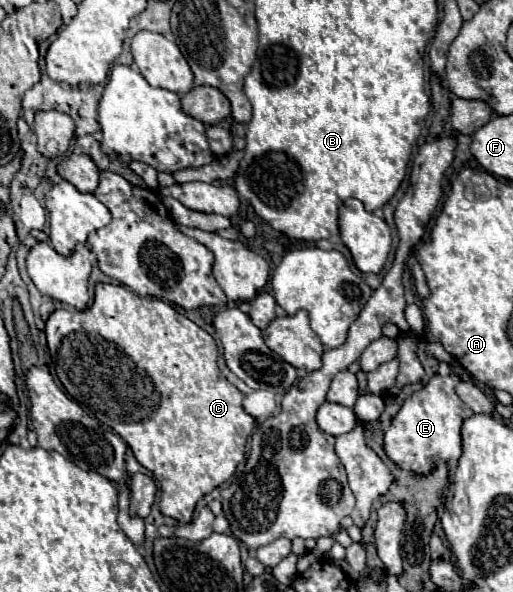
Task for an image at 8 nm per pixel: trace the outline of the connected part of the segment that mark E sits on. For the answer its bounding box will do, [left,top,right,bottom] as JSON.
[384,374,474,474]

